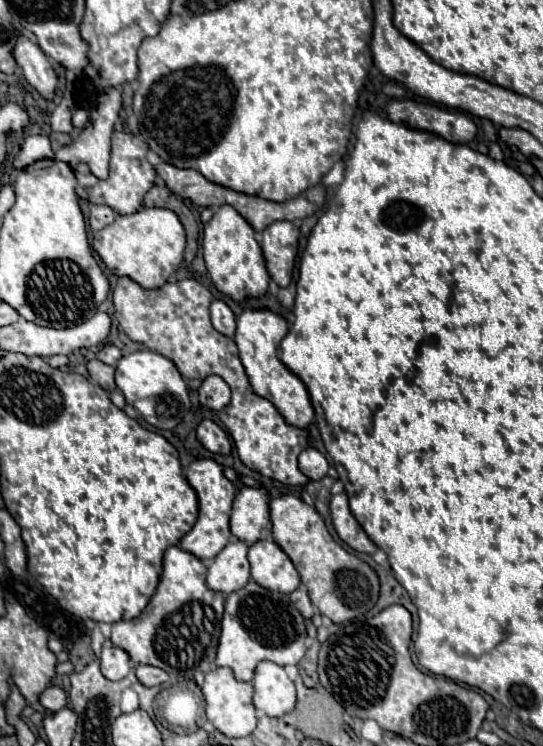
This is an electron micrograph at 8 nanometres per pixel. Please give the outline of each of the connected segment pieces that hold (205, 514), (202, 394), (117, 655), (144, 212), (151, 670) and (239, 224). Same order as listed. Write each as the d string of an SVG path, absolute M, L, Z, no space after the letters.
M199 459L193 461L185 471L187 483L195 489L197 501L199 501L199 515L193 525L193 529L181 539L179 547L187 549L187 553L199 557L201 561L213 559L231 539L229 533L229 515L231 515L231 503L235 499L235 487L229 479L225 479L223 469L213 459Z
M209 375L201 387L199 387L199 403L211 411L221 411L229 405L231 401L231 391L229 385L217 377L217 375Z
M103 645L103 653L101 653L101 673L111 679L111 681L119 681L123 679L131 667L129 667L129 655L123 649L117 649L113 645Z
M143 207L133 215L117 215L111 225L93 235L91 245L113 275L131 277L135 283L143 285L143 289L159 289L183 261L185 231L173 211Z
M137 665L135 675L137 675L139 683L143 683L145 687L155 687L155 685L161 685L169 679L169 675L163 669L151 667L151 665Z
M231 205L217 207L213 213L213 219L205 225L203 257L205 257L205 267L215 289L231 297L235 303L243 303L251 297L265 295L269 285L269 273L265 269L265 259L255 239L255 231Z

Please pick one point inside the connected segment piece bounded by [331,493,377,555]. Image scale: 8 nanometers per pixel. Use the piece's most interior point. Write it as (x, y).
(350, 531)

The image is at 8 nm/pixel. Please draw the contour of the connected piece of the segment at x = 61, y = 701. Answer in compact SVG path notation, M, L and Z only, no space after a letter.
M51 685L51 687L47 687L47 689L41 693L39 703L41 703L47 711L53 711L53 713L55 713L55 711L59 711L59 709L63 709L63 707L65 707L67 697L65 697L63 689L59 689L59 687Z

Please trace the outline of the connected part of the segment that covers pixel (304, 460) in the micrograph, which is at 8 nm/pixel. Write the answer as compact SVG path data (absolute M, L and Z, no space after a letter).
M305 449L301 455L299 455L299 471L303 475L307 475L311 481L319 481L325 477L329 469L329 463L327 459L317 451L317 449Z

